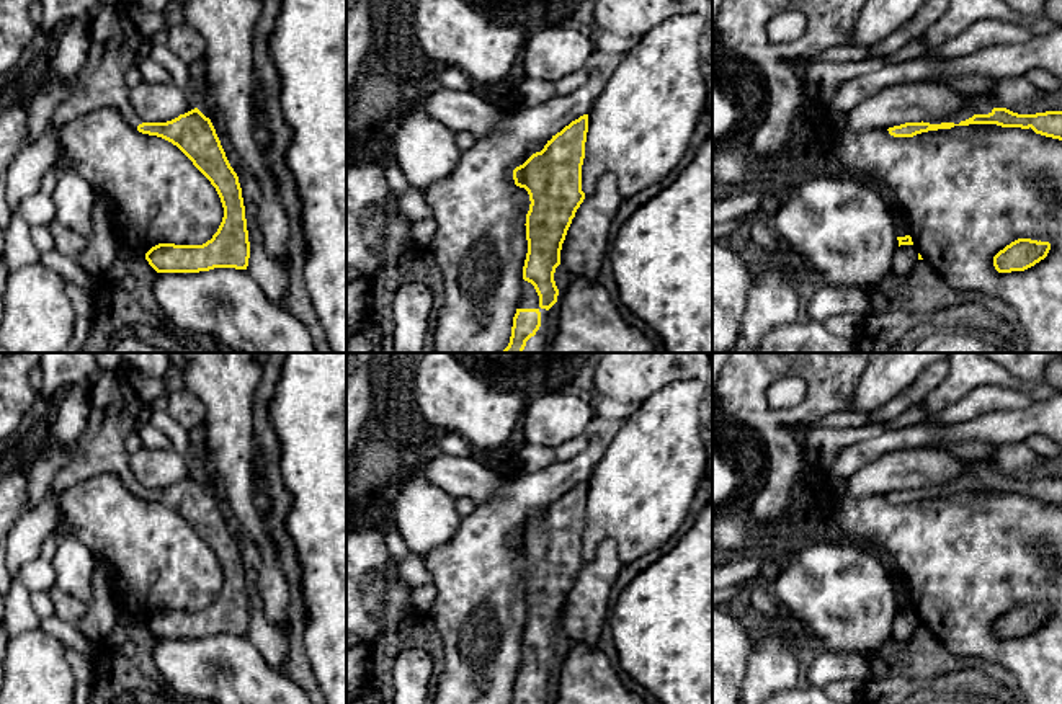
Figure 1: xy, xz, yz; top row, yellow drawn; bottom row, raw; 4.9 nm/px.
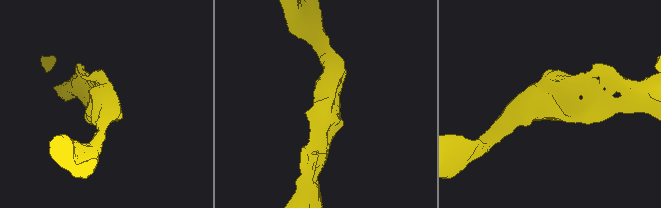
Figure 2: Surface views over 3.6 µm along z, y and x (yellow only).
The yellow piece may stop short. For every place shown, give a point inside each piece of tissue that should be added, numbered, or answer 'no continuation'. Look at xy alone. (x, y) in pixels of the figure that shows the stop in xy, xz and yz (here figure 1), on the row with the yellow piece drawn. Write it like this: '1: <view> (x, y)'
1: xy (113, 40)

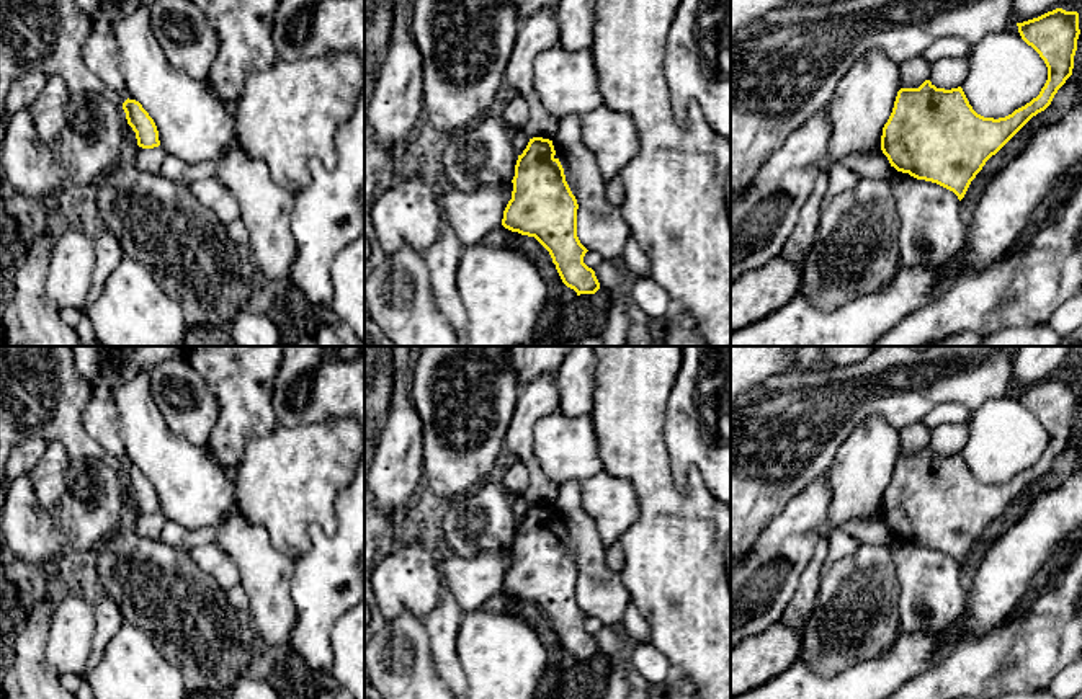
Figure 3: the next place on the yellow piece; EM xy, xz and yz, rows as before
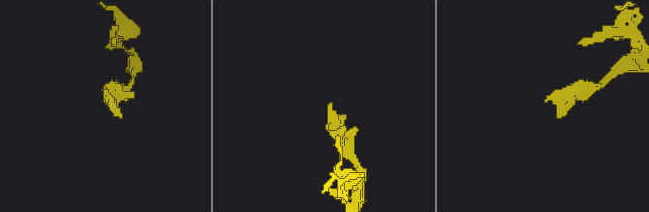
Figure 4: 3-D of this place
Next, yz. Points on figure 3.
no continuation

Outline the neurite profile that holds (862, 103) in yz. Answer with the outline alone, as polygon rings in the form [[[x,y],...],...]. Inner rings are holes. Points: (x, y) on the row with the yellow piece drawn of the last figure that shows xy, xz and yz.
[[[879,49],[868,51],[838,82],[827,106],[830,121],[829,152],[834,160],[881,149],[883,127],[888,122],[899,91],[899,65]]]

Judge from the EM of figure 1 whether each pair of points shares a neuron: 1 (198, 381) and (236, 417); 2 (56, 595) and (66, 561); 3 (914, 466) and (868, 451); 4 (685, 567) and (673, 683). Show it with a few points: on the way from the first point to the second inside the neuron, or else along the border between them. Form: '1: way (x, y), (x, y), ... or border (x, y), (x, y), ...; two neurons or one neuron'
1: way (208, 389), (226, 407); one neuron
2: border (93, 572), (89, 600), (79, 600), (56, 585); two neurons
3: border (919, 446), (884, 453), (848, 477); two neurons
4: way (685, 597), (685, 654); one neuron

